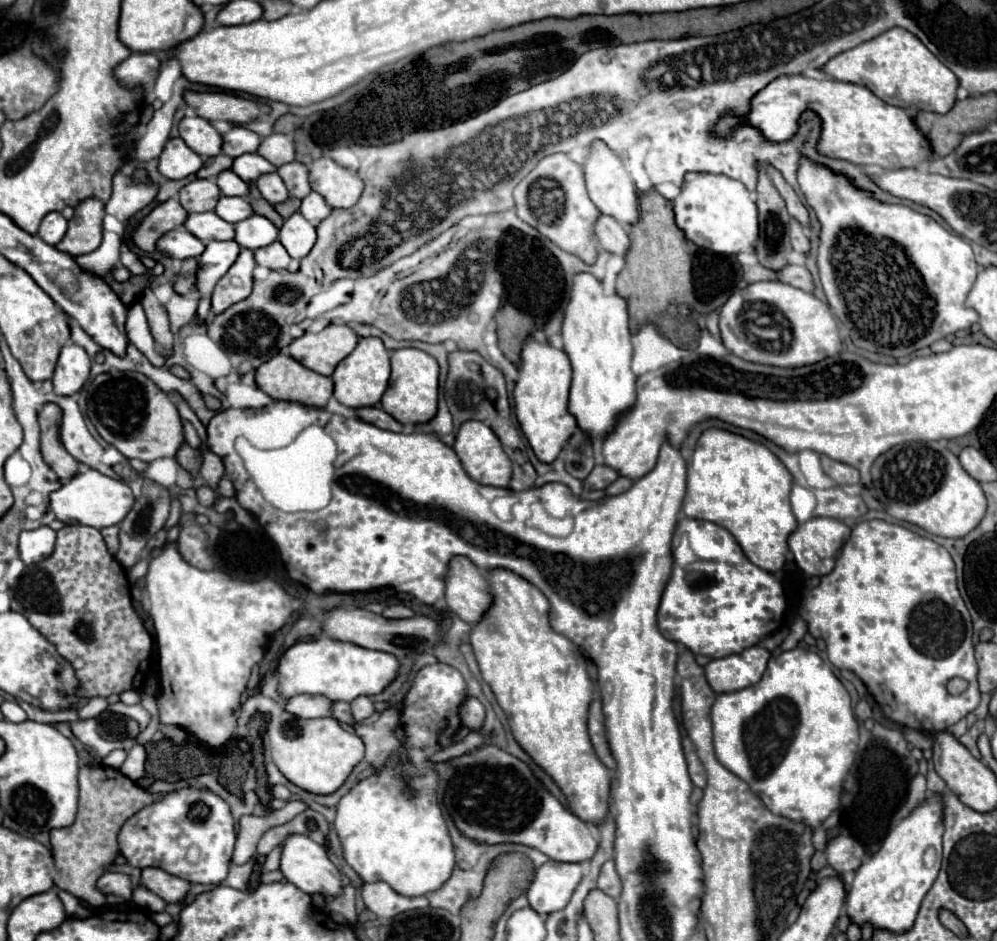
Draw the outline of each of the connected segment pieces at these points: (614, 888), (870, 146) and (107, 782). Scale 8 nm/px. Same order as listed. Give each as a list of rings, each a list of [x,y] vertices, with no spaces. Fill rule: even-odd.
[[[605,861],[603,867],[601,867],[601,873],[599,873],[599,879],[597,879],[597,887],[607,893],[609,897],[617,899],[619,893],[621,893],[621,879],[615,871],[615,863],[613,861]]]
[[[819,69],[803,75],[777,77],[751,99],[751,113],[745,119],[723,117],[715,133],[727,137],[731,125],[745,121],[757,127],[769,141],[787,141],[797,131],[797,119],[805,109],[813,109],[821,115],[823,133],[817,149],[829,157],[847,159],[857,165],[879,165],[883,169],[917,167],[933,157],[929,139],[915,125],[915,115],[885,103],[863,85],[835,81]]]
[[[81,765],[77,819],[71,827],[51,831],[51,849],[55,859],[55,867],[53,867],[55,887],[75,895],[77,899],[85,901],[93,909],[103,907],[105,895],[95,889],[95,879],[103,875],[103,871],[113,863],[115,855],[119,853],[119,847],[117,847],[119,829],[131,815],[135,815],[151,801],[157,801],[161,795],[163,793],[159,795],[147,793],[117,769],[103,767],[103,765],[97,765],[97,767]]]

